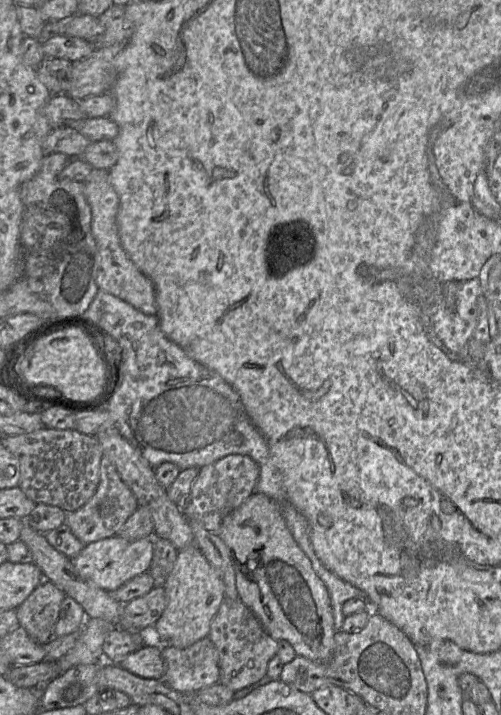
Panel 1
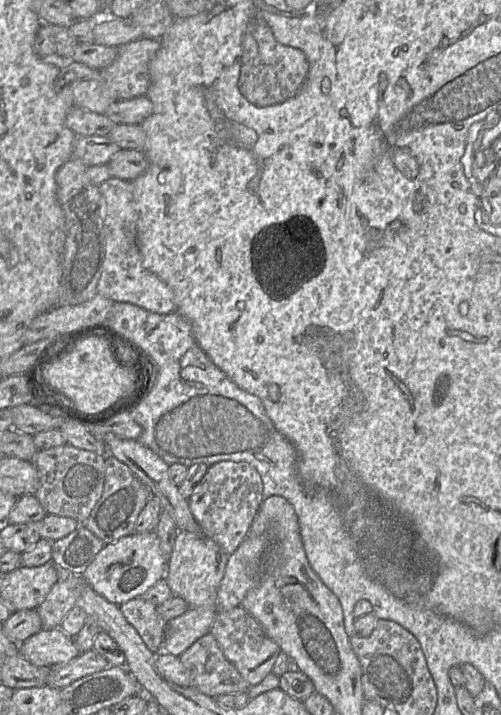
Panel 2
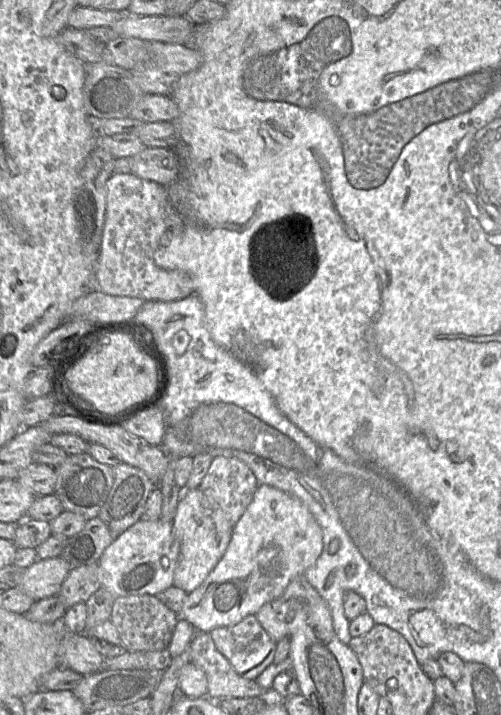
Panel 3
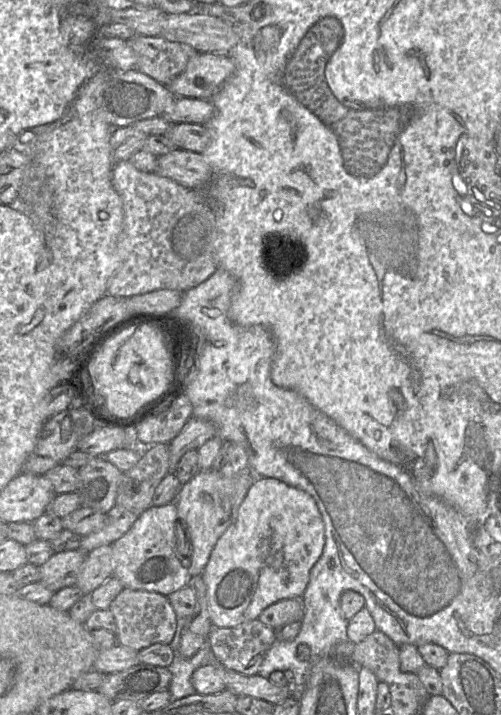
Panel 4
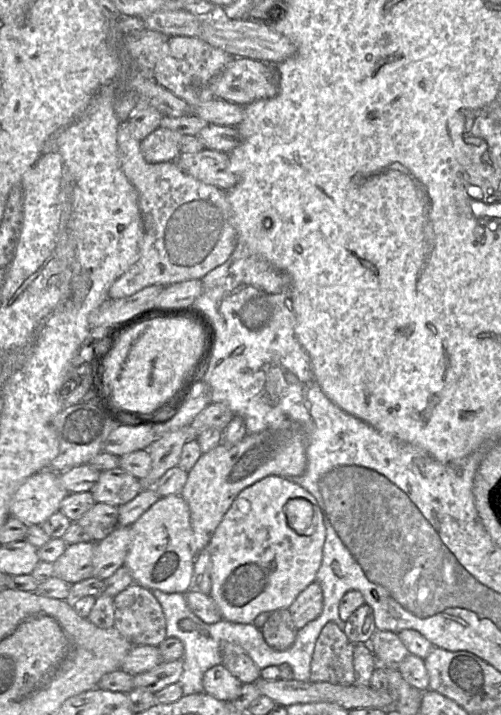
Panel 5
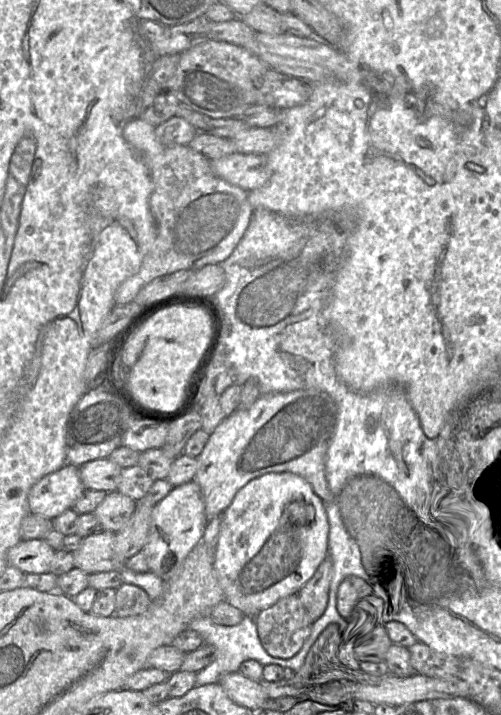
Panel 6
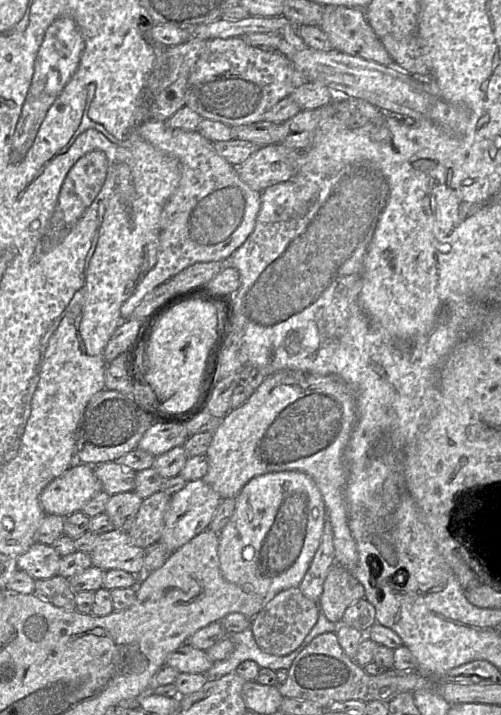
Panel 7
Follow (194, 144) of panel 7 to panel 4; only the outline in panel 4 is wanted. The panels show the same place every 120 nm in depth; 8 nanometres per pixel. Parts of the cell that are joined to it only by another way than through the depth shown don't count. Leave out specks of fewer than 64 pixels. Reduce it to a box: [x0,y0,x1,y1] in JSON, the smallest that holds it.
[107,160,215,297]

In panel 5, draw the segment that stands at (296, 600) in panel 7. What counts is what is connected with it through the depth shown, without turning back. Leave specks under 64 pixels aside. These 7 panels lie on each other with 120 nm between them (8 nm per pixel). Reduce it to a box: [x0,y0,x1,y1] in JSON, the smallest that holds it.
[261,609,296,651]

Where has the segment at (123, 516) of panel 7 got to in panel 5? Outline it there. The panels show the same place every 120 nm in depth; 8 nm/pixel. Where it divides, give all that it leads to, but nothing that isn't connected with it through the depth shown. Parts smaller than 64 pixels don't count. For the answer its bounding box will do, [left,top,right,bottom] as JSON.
[76,502,118,542]

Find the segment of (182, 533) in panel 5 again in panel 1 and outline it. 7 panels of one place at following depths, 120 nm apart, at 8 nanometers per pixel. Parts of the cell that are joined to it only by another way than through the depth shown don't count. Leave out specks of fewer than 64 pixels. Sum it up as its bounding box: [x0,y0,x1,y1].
[71,535,155,593]

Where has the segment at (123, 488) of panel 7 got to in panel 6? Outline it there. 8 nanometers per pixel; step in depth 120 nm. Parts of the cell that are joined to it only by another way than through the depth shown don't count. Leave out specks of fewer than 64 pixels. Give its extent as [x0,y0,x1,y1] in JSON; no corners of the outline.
[79,458,121,491]

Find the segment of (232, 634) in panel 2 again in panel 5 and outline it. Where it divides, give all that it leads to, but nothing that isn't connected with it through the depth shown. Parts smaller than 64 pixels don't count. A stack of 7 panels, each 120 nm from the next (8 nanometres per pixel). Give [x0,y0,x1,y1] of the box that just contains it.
[221,642,261,684]

